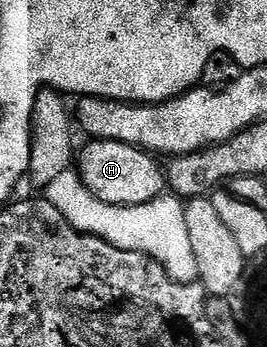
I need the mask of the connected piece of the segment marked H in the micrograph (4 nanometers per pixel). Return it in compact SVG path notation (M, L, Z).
M90 139L85 143L87 145L79 153L77 150L76 168L84 187L88 187L88 191L92 191L100 203L136 207L140 203L152 203L152 199L167 192L166 175L155 154L128 143L116 143L112 139Z

